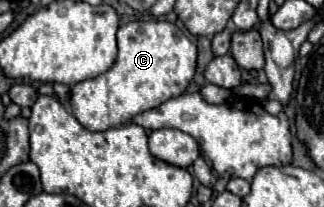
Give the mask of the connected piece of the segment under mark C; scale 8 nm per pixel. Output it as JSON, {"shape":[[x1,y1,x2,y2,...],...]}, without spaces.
{"shape":[[132,21,118,29,118,59,106,73,72,87,72,113,90,131,128,123,134,115,182,95,194,79,196,45,170,21]]}

